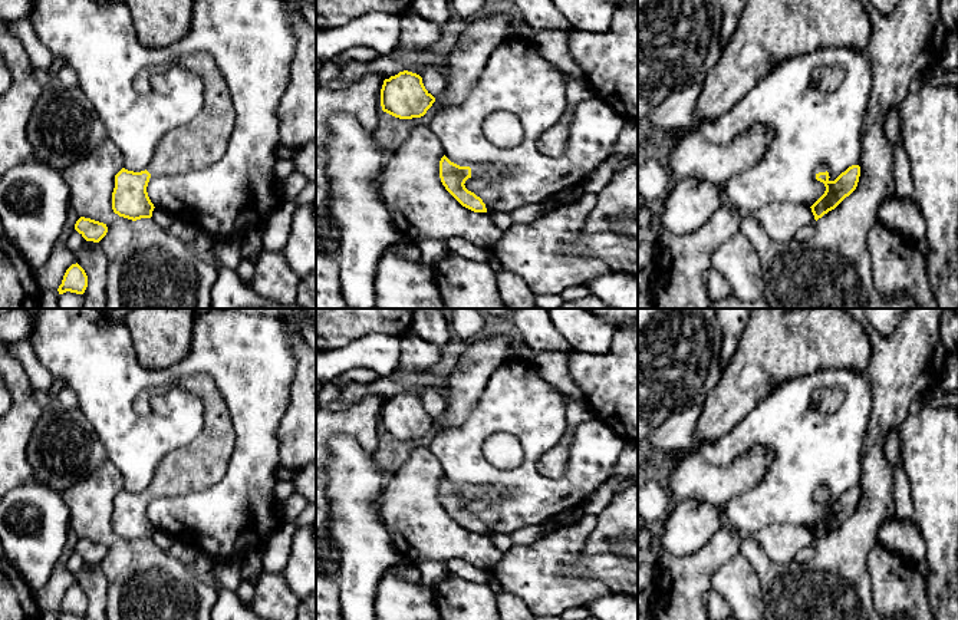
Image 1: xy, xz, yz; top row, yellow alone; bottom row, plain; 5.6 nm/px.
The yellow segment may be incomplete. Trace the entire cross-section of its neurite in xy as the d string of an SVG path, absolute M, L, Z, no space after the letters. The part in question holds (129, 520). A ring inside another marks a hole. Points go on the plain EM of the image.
M207 373L185 377L181 386L203 399L204 429L192 443L164 456L145 492L122 489L115 497L112 531L119 538L132 542L152 538L155 528L147 514L151 498L208 489L225 475L236 443L225 402Z

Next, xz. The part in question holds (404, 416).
M404 392L383 402L381 428L395 439L421 439L434 423L435 419L425 410L422 399L417 395Z

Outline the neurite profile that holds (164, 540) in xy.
M155 528L152 532L152 538L151 538L157 547L159 547L162 551L168 550L169 547L172 547L177 540L174 535L171 535L167 531L158 530Z

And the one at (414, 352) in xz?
M414 330L399 337L399 367L429 369L441 360L441 347L424 340Z

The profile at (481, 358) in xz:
M508 334L473 340L448 377L445 410L435 419L438 432L461 426L478 402L493 372L508 360Z

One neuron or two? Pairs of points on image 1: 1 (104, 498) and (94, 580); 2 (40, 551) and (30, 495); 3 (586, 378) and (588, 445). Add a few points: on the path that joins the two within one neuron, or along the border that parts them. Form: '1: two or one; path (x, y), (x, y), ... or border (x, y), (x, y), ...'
1: two; border (96, 566), (108, 583), (107, 594)
2: one; path (43, 537), (46, 527), (46, 513), (43, 510)
3: two; border (595, 416), (621, 438)

